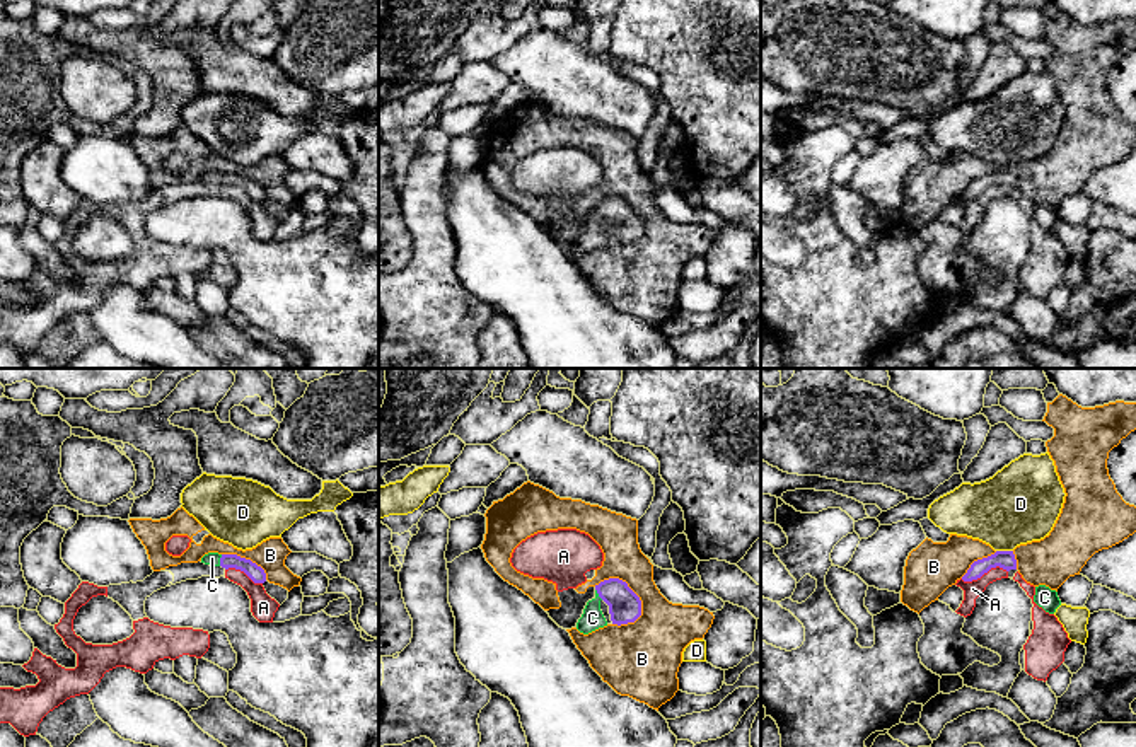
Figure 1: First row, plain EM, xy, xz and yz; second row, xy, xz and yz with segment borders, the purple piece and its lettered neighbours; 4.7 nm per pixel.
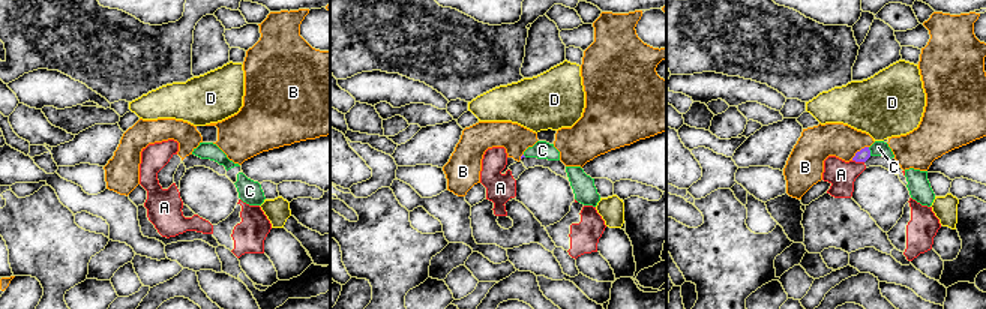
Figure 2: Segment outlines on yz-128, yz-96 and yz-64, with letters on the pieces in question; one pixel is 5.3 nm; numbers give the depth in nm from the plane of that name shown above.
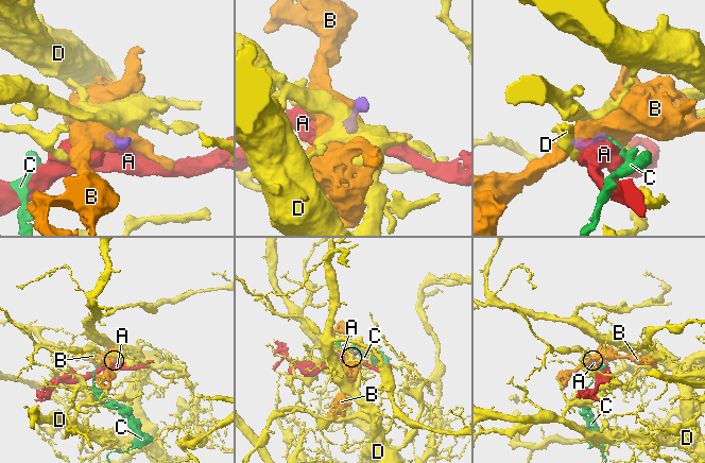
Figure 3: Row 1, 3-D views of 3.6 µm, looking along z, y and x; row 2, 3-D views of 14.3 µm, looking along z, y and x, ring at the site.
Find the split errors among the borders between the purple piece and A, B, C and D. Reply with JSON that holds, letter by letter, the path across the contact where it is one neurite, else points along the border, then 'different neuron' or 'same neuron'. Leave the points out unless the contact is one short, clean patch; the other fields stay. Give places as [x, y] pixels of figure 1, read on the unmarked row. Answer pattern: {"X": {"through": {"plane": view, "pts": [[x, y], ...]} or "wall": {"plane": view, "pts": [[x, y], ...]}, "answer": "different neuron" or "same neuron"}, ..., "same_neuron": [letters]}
{"A": {"wall": {"plane": "yz", "pts": [[1007, 188], [991, 185], [976, 196], [961, 196]]}, "answer": "different neuron"}, "B": {"answer": "different neuron"}, "C": {"through": {"plane": "xy", "pts": [[256, 191], [246, 183], [220, 178], [212, 176]]}, "answer": "same neuron"}, "D": {"wall": {"plane": "yz", "pts": [[996, 167], [1012, 169]]}, "answer": "different neuron"}, "same_neuron": ["C"]}

